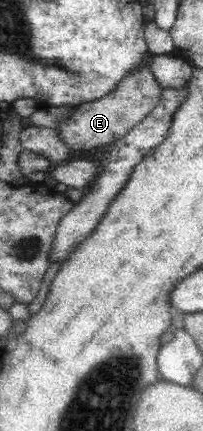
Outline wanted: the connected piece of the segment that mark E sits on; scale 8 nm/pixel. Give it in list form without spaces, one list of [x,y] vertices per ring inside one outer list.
[[[148,52],[143,67],[127,75],[119,87],[97,101],[89,102],[75,106],[73,113],[69,117],[62,119],[59,125],[54,128],[58,138],[72,152],[93,153],[99,147],[107,147],[107,144],[121,139],[131,131],[131,127],[141,123],[144,117],[150,115],[159,104],[162,91],[159,89],[157,82],[153,79],[151,72],[148,70],[148,61],[151,54]]]

